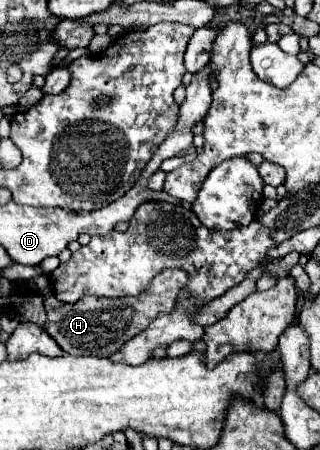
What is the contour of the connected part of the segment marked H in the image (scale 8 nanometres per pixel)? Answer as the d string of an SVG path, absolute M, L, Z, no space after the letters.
M166 269L152 279L152 285L146 293L138 297L118 297L118 299L102 299L102 297L84 297L80 303L60 303L54 295L44 299L46 323L44 329L48 335L62 347L68 355L94 355L106 357L122 347L128 339L144 331L148 323L164 311L170 311L176 303L176 297L182 287L188 285L188 273L182 269Z

